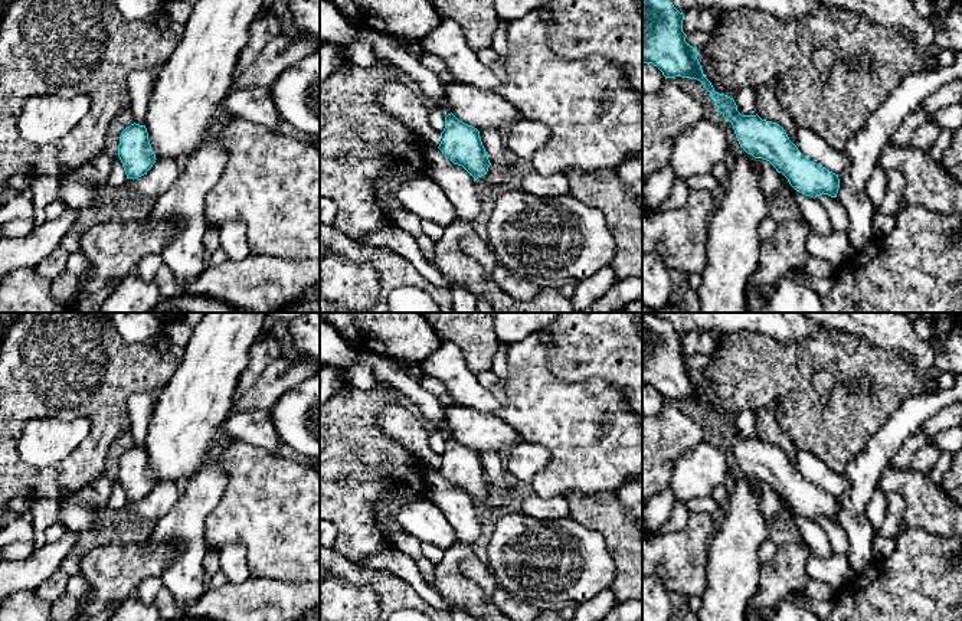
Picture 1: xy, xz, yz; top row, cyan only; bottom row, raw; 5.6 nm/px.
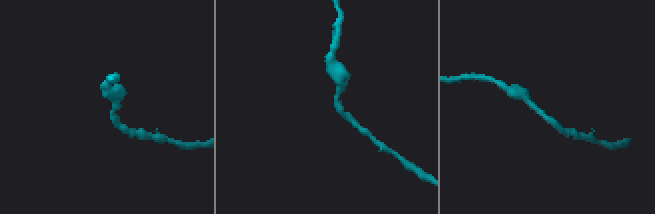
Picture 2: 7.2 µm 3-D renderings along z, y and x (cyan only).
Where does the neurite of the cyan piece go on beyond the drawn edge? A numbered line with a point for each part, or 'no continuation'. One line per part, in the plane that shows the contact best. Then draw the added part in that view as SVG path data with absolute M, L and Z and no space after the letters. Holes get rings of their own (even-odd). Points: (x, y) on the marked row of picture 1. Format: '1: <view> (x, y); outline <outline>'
no continuation

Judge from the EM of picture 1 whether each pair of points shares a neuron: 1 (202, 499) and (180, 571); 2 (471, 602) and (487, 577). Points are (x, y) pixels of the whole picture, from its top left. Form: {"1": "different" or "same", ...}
{"1": "same", "2": "different"}

